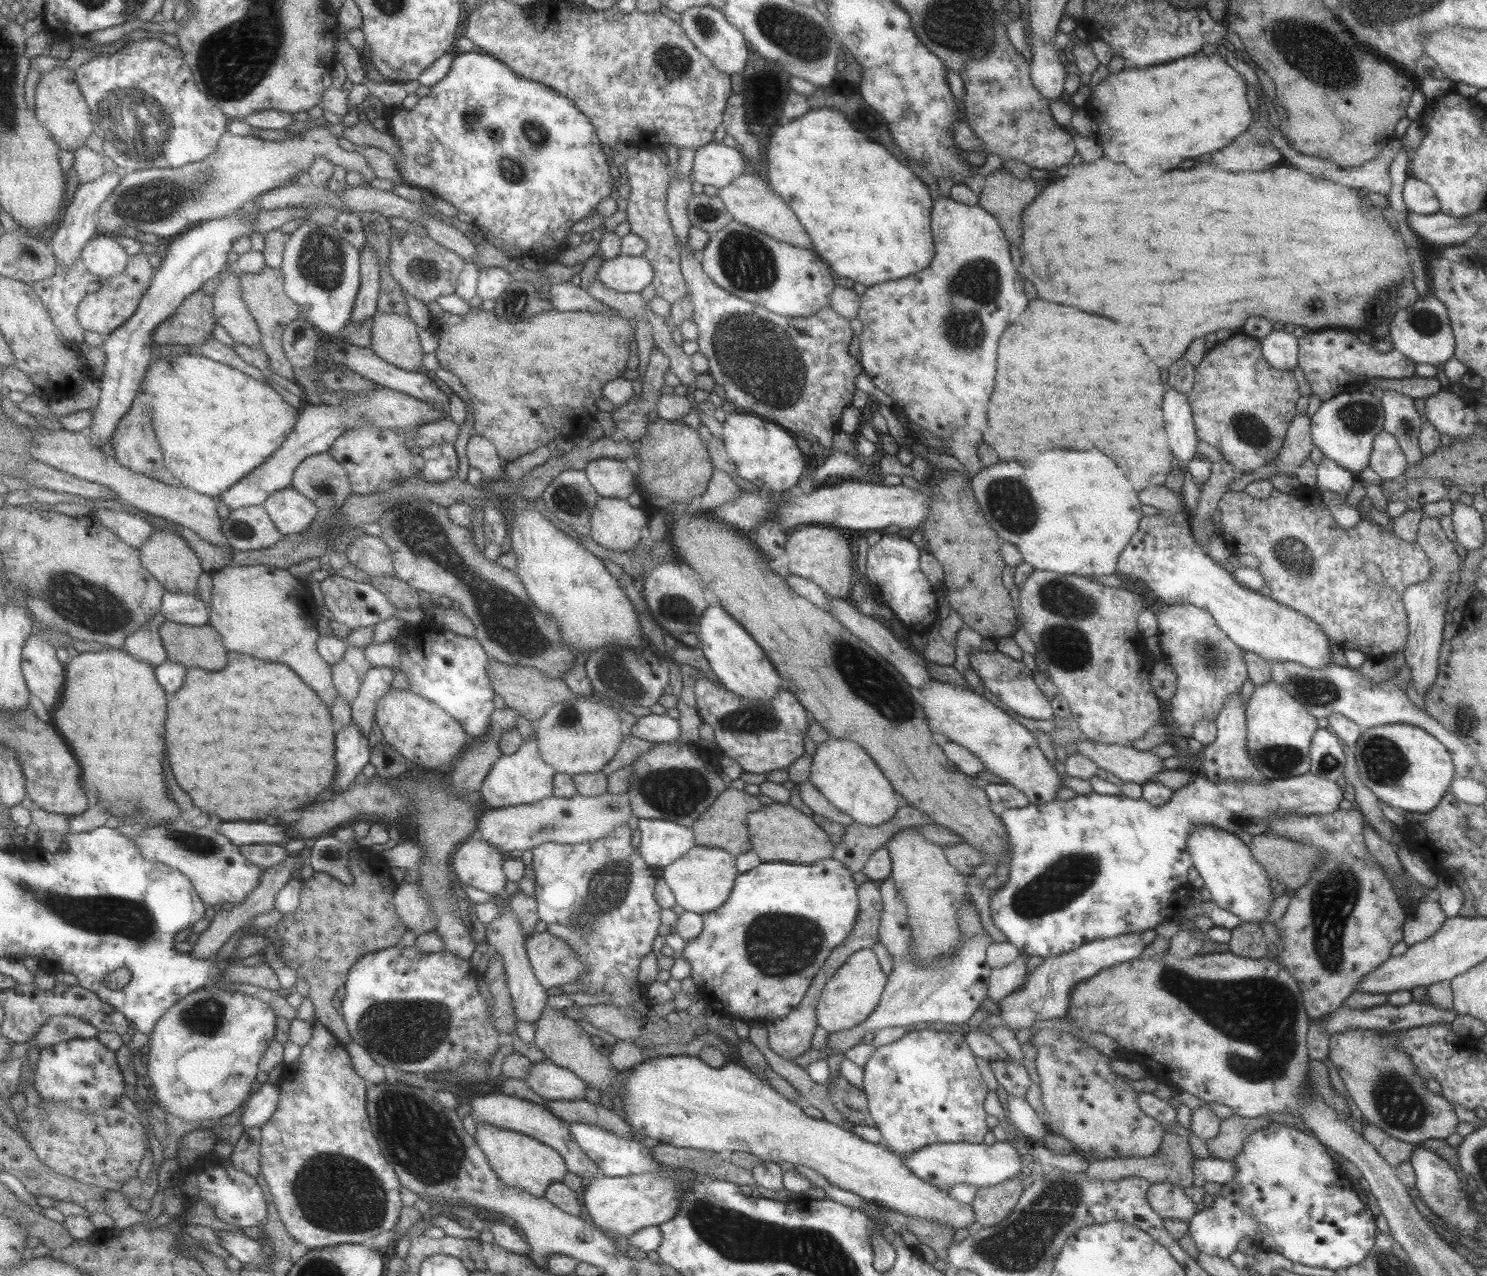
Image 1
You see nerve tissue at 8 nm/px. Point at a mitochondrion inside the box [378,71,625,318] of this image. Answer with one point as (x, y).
(472, 119)

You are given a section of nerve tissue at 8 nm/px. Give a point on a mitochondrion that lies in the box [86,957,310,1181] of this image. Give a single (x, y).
(205, 1017)

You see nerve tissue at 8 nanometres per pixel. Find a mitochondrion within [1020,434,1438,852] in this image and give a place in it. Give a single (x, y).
(1064, 644)

